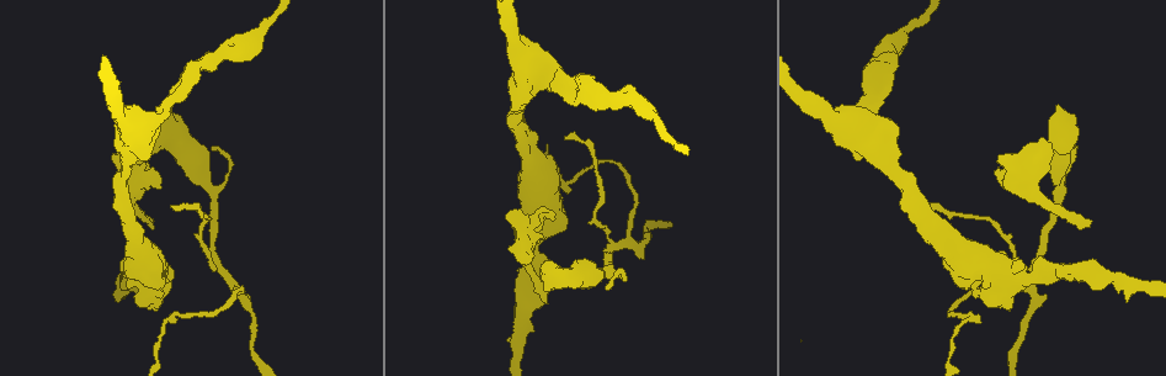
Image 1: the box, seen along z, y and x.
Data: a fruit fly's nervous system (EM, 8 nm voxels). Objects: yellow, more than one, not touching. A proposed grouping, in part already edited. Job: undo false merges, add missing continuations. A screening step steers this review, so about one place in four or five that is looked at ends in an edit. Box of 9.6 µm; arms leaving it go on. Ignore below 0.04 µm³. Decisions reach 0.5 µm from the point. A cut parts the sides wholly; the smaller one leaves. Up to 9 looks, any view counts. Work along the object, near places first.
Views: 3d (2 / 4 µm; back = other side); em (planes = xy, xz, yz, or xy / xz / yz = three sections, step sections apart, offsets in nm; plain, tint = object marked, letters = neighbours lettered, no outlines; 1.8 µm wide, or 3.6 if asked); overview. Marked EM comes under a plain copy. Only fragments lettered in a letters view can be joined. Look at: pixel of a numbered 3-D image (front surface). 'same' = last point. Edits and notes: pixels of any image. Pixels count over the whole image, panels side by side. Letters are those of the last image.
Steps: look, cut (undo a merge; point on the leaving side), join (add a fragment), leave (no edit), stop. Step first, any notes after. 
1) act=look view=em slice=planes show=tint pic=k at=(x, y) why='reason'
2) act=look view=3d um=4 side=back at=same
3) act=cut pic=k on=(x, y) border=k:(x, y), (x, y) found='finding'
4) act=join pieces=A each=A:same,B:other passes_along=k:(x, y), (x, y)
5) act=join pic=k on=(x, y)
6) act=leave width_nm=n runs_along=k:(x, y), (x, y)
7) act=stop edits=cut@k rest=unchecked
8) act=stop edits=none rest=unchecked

act=look view=em um=3.6 slice=planes show=letters pic=1 at=(511, 210) why='an open end'

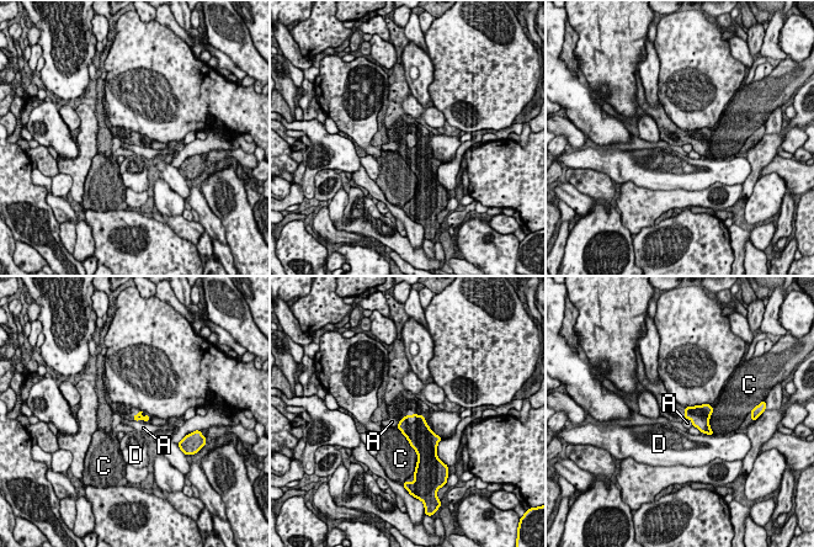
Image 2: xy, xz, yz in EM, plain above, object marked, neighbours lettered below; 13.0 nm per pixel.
act=leave each=A:other,C:other,D:other border=2:(685, 419), (689, 419), (693, 425) found='no lettered fragment goes on from it'

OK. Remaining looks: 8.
act=look view=3d um=2 pic=1 at=(1057, 107) why='an open end'

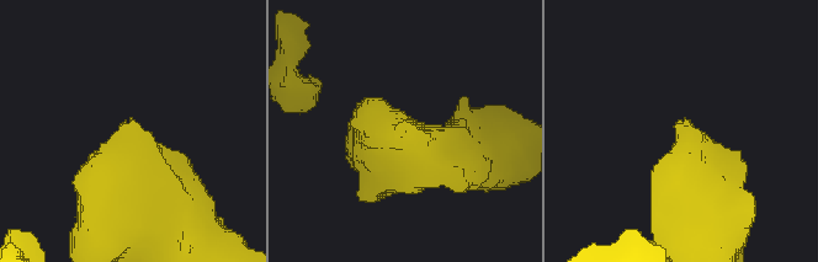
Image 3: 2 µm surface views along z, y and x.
act=look view=em slice=planes show=letters pic=3 at=(140, 127)

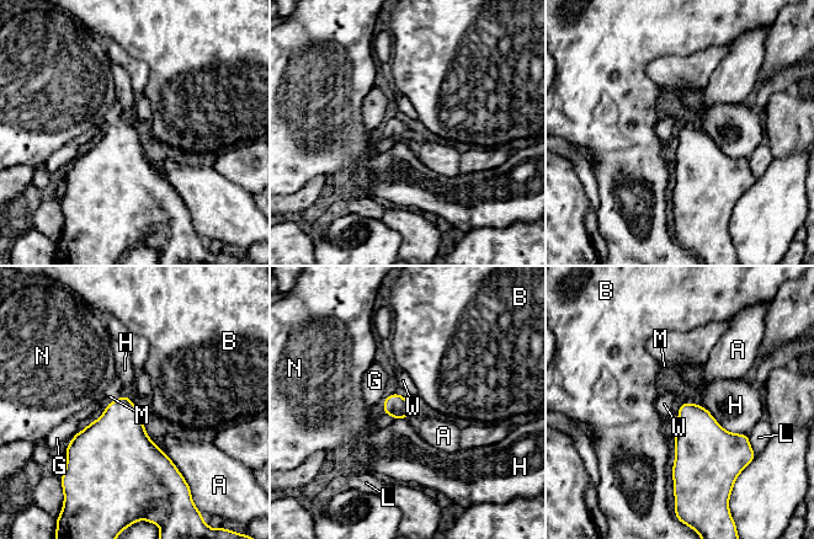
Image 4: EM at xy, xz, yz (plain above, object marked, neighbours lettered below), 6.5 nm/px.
act=join pieces=M each=A:other,B:other,G:other,H:other,L:other,M:same,N:other,W:other passes_along=4:(117, 438), (116, 400), (115, 390) found='the neuron continues'

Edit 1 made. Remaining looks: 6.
act=look view=overview

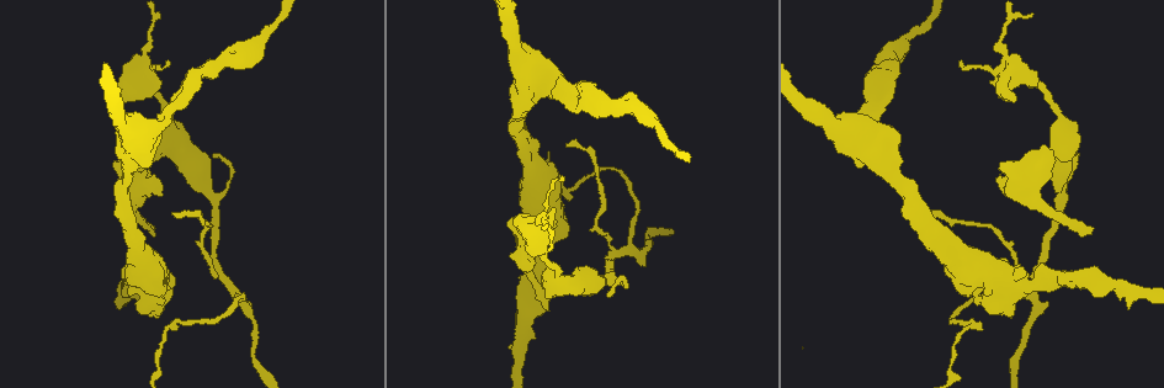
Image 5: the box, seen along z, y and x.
act=look view=em um=3.6 slice=xy step=8 show=tint pic=5 at=(127, 127) why='three-way junction'

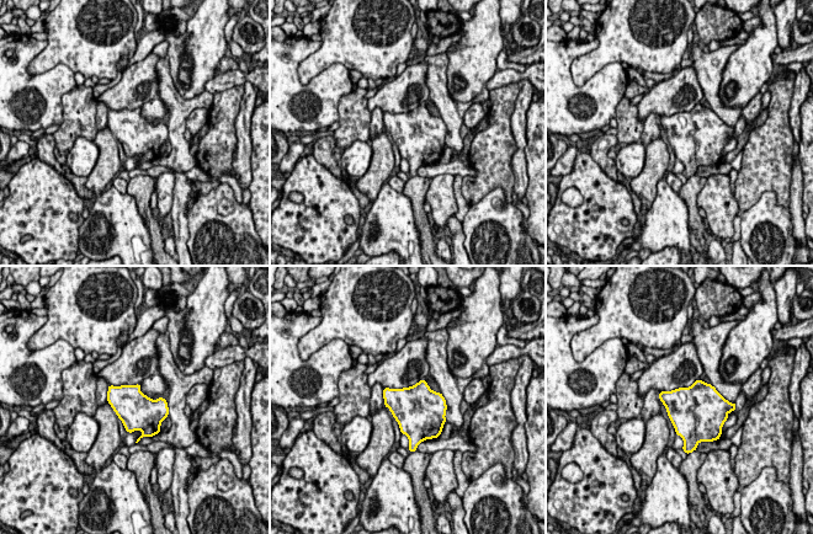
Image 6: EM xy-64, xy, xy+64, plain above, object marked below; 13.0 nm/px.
act=look view=em um=3.6 slice=planes show=letters at=same

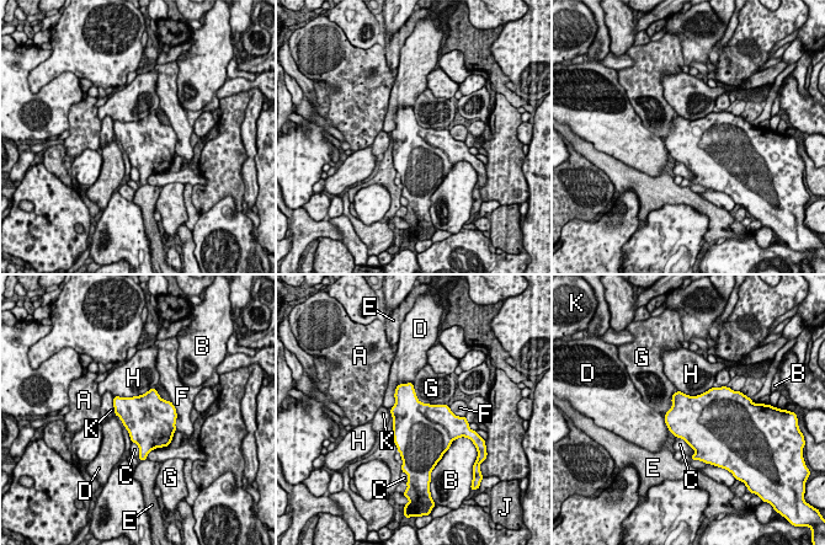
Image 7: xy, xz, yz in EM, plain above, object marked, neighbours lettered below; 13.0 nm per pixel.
act=leave width_nm=600 each=A:other,B:other,C:other,D:other,E:other,F:other,G:other,H:other,J:other,K:other border=7:(411, 383), (420, 401), (443, 405) found='all the same neuron'

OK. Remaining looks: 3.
act=look view=em um=3.6 slice=planes show=tint pic=5 at=(991, 274) why='sudden change in width'

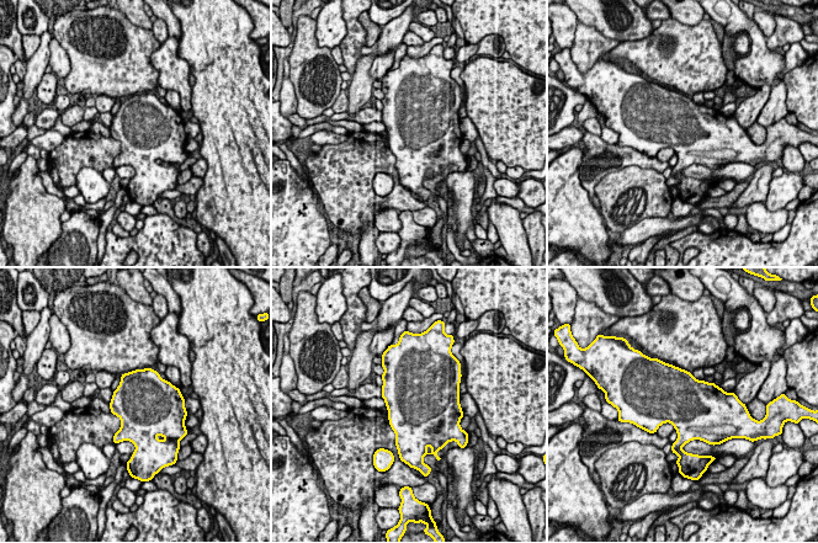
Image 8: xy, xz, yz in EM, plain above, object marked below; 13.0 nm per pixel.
act=look view=em um=3.6 slice=planes show=letters at=same

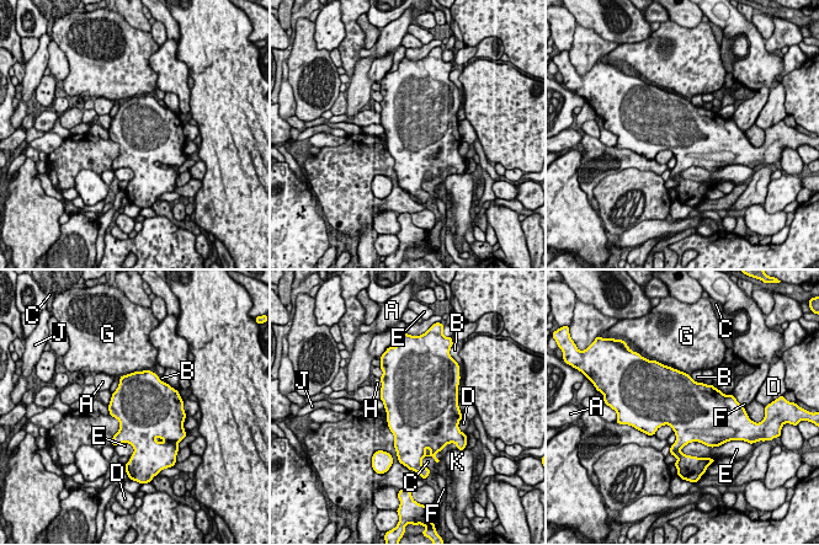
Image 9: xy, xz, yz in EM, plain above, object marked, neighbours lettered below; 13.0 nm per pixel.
act=leave each=A:other,B:other,C:other,D:other,E:other,F:other,G:other,H:other,J:other,K:other found='all the same neuron'

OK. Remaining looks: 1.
act=stop edits=join@4 rest=unchecked

